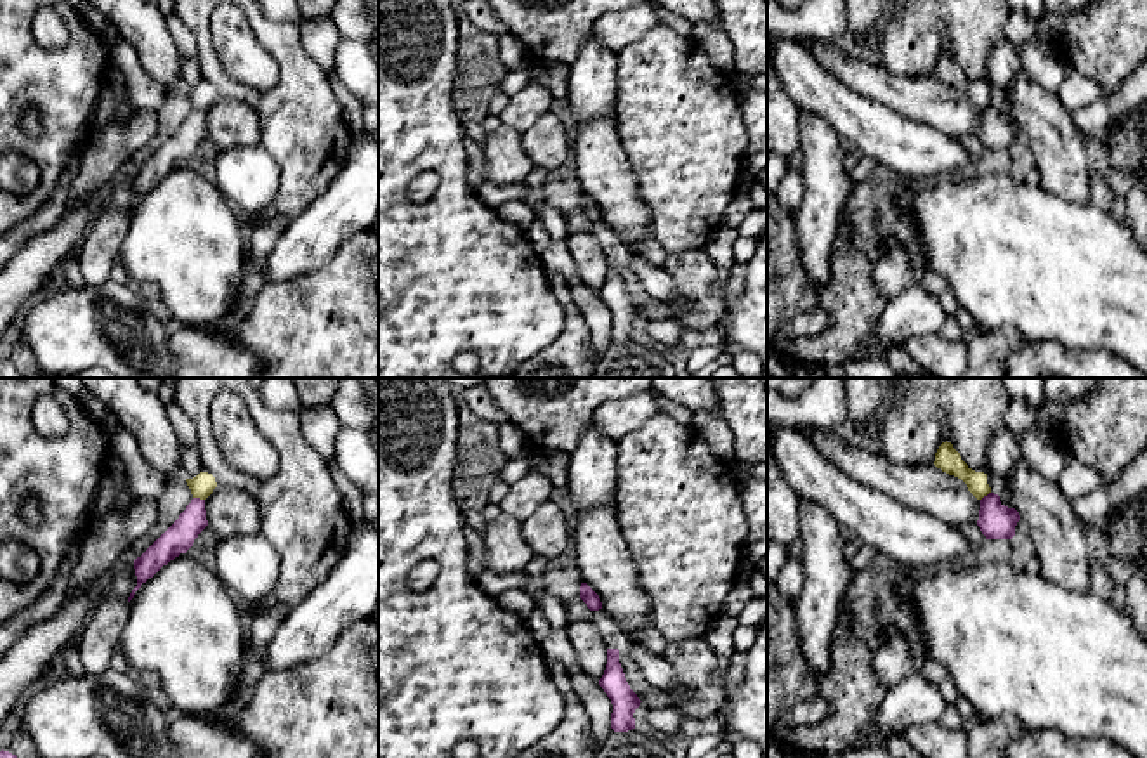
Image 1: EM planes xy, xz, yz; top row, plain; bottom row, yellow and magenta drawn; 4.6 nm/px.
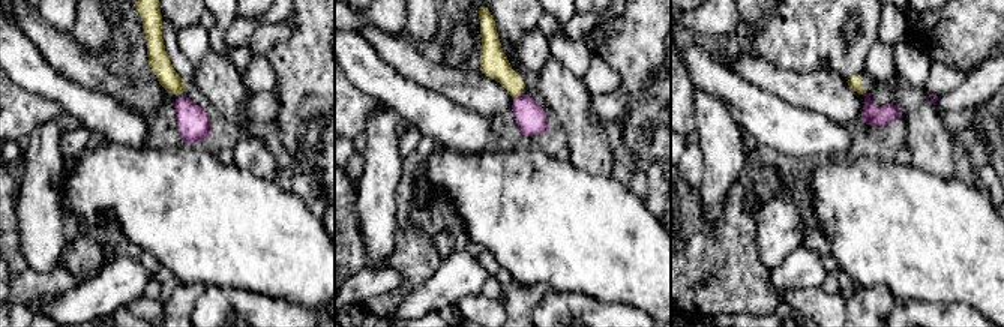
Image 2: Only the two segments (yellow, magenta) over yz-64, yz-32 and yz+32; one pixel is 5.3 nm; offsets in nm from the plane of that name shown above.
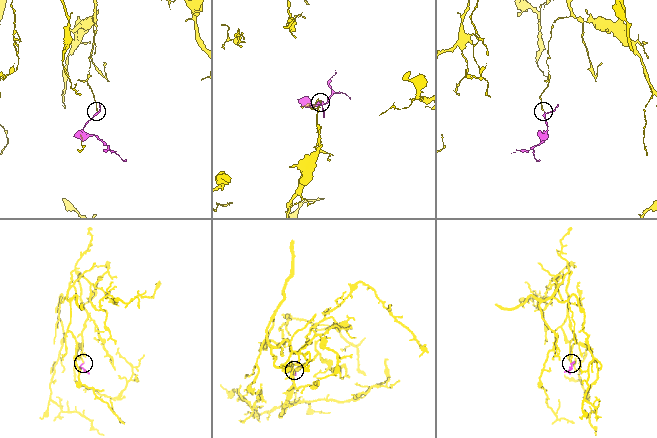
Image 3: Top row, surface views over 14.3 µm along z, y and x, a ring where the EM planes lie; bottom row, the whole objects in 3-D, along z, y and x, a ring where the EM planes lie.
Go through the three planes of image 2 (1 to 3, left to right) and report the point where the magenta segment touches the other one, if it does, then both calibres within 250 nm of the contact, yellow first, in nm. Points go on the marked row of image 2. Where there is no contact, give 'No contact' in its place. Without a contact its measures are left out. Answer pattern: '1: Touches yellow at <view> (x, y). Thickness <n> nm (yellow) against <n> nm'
1: No contact
2: Touches yellow at yz-32 (518, 95). Thickness 150 nm (yellow) against 160 nm
3: No contact

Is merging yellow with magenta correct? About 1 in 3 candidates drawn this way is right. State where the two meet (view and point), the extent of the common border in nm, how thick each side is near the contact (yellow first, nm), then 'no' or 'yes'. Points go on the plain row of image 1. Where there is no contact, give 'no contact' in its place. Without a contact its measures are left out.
xy (198, 108) | 60 nm | 110/140 nm | no

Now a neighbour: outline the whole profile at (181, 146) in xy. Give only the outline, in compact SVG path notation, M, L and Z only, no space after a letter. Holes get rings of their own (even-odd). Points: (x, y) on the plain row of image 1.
M193 109L179 130L134 172L137 198L132 201L128 213L142 194L153 189L170 172L186 165L206 137L205 111Z

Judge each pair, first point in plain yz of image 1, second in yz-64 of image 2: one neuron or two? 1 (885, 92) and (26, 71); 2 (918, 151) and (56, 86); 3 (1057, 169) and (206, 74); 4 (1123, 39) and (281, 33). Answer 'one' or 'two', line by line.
1: two
2: one
3: one
4: two

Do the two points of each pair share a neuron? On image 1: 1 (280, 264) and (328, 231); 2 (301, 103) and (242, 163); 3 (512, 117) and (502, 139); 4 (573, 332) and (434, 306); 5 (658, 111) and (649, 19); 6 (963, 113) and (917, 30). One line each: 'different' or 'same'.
1: same
2: different
3: different
4: different
5: different
6: different

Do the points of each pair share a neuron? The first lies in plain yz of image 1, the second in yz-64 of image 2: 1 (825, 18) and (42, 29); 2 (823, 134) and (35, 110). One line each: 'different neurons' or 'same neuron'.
1: different neurons
2: different neurons

